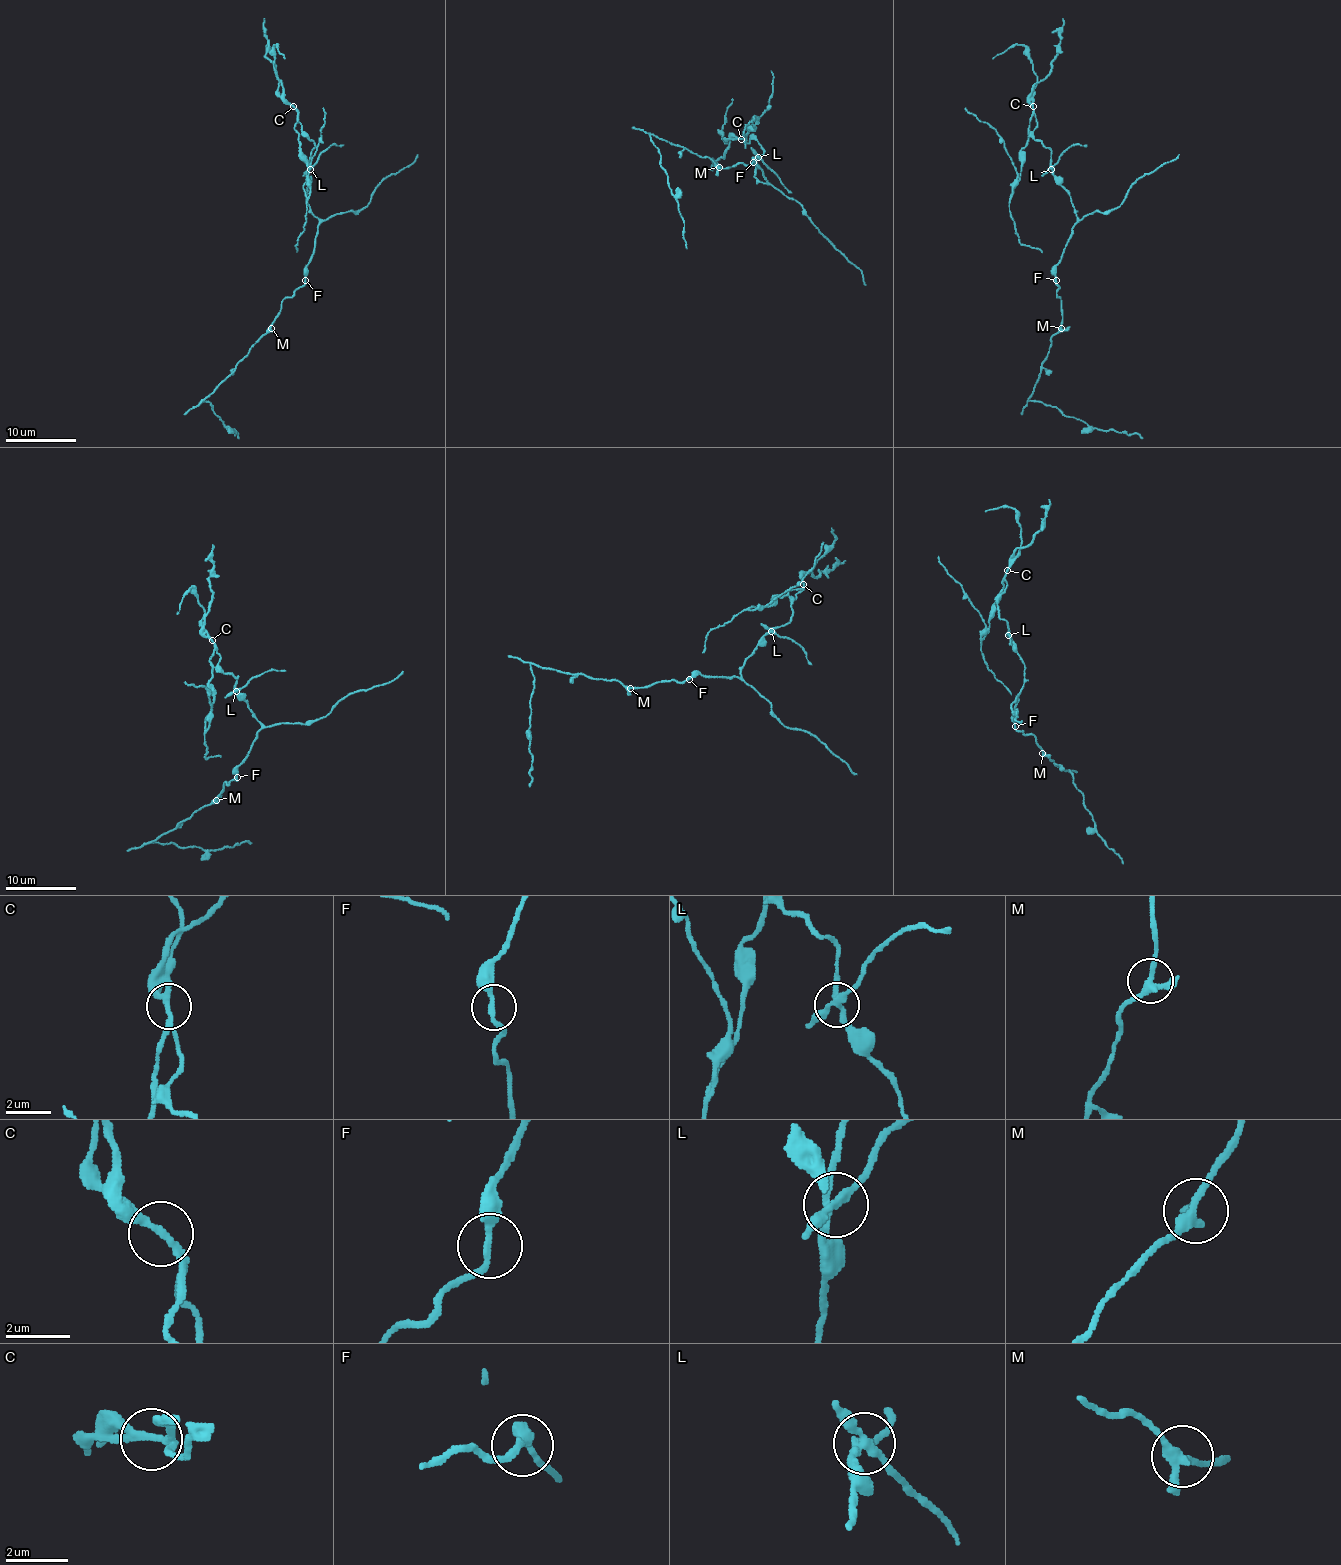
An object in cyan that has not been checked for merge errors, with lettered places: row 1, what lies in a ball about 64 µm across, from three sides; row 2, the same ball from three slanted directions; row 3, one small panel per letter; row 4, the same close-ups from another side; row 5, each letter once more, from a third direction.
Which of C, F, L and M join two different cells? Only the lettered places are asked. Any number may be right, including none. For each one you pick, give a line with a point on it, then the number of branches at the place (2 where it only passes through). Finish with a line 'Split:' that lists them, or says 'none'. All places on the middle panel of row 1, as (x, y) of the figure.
C: place (741, 139); branches 2
L: place (758, 157); branches 4
Split: C, L

